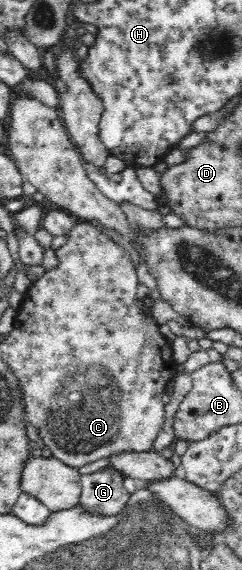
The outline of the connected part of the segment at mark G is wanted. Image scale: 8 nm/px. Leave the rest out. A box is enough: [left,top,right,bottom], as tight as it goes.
[80,466,128,516]

